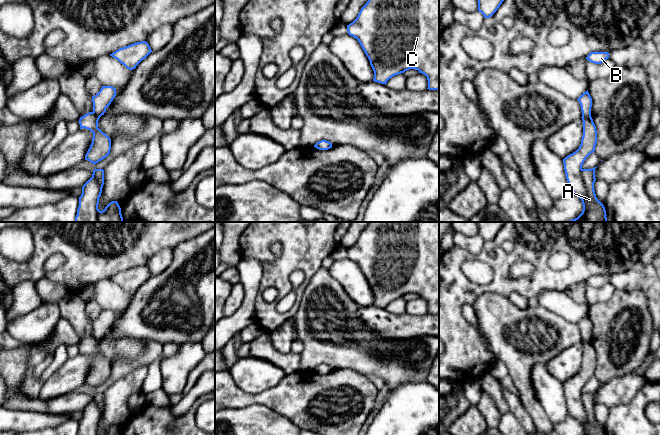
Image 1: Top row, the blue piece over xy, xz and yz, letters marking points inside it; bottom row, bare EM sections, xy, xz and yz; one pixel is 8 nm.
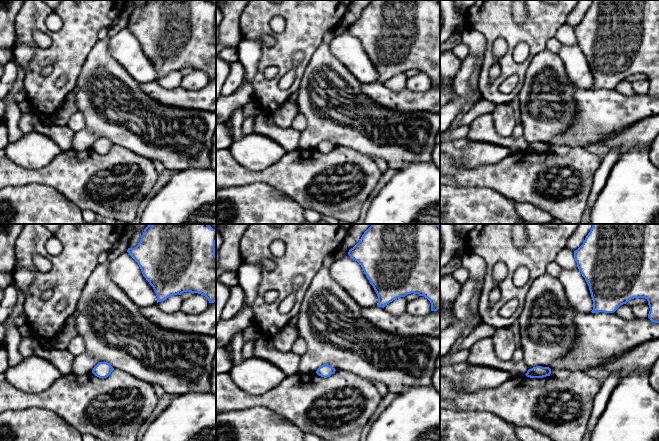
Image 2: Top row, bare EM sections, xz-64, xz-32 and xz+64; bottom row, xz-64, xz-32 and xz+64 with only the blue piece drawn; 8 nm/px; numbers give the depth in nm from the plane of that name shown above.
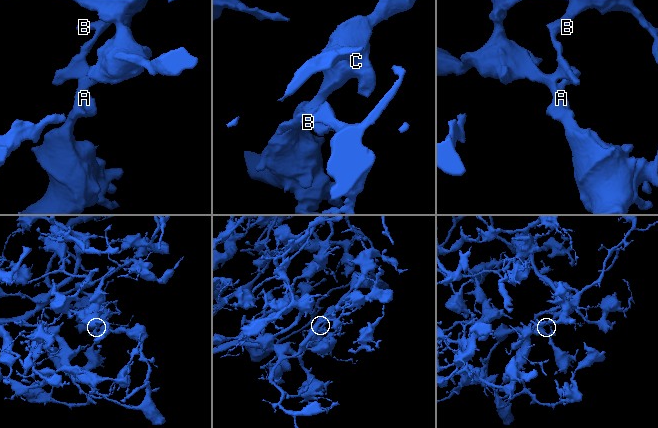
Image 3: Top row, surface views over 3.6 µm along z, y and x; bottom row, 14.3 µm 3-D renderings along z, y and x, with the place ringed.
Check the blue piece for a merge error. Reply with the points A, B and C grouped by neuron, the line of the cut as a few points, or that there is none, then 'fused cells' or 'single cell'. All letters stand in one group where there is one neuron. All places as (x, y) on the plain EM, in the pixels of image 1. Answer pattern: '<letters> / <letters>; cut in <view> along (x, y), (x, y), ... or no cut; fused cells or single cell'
A C / B; cut in xz along (316, 367), (324, 366), (326, 368); fused cells

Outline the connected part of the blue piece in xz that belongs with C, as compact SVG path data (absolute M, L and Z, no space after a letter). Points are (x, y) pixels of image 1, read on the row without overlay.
M369 222L367 227L361 232L357 242L347 249L347 255L350 260L358 264L368 281L374 295L373 305L386 309L387 305L393 300L404 297L409 293L415 293L427 301L427 313L439 314L439 222Z

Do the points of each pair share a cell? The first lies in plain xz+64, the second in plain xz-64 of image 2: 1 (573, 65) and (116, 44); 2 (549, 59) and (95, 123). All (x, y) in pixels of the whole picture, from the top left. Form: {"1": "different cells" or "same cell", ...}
{"1": "same cell", "2": "same cell"}

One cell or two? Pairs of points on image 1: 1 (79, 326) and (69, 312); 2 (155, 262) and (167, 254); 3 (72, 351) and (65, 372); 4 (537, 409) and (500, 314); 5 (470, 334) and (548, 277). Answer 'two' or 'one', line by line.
1: one
2: one
3: two
4: one
5: one

